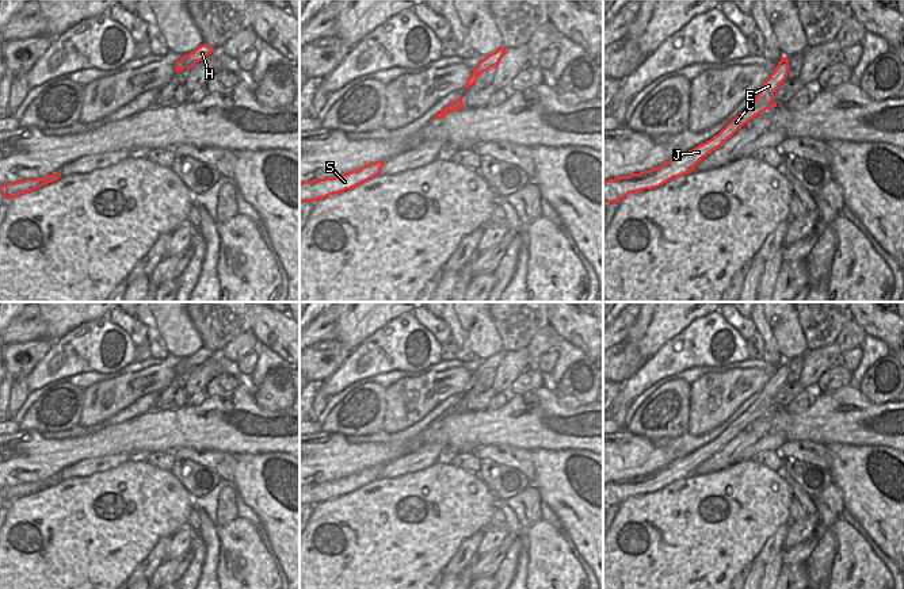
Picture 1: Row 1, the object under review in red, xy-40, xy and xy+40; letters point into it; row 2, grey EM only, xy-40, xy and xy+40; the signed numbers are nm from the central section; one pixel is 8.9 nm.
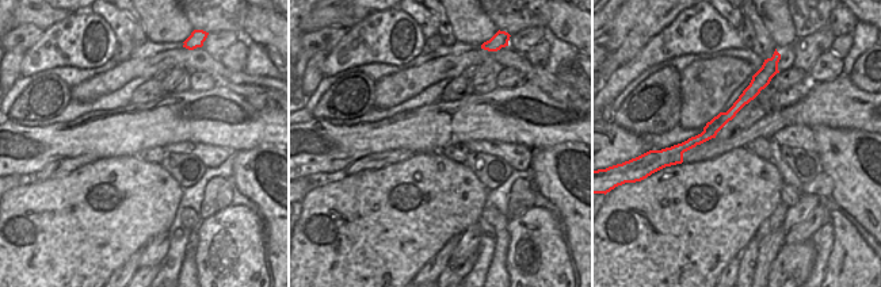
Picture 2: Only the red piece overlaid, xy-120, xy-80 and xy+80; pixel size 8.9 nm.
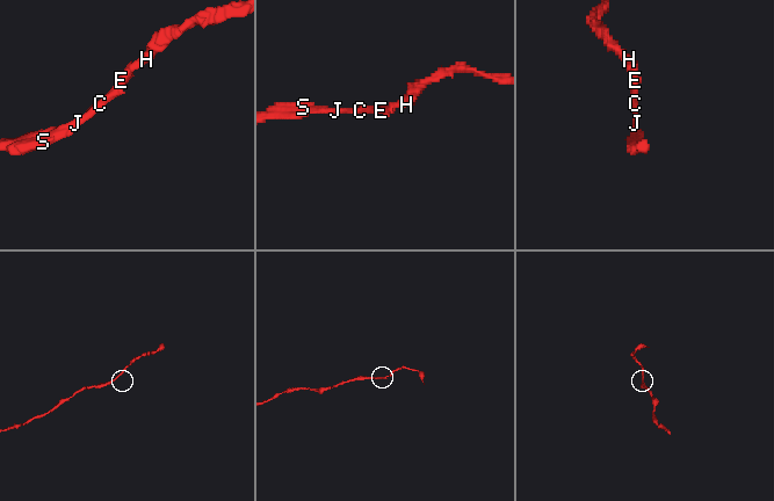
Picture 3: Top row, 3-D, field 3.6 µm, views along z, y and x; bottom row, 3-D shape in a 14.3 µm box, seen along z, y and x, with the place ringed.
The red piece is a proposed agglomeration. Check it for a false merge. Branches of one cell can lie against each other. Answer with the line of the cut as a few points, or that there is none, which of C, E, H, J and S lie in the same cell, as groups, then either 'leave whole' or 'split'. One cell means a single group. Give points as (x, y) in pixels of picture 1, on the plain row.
no cut | C E H J S | leave whole

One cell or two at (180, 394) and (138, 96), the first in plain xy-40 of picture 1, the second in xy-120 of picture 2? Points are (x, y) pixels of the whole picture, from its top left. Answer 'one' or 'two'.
one

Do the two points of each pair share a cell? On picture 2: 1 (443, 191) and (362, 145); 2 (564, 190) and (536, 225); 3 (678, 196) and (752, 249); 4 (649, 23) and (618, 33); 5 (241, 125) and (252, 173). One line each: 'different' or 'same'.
1: different
2: different
3: different
4: same
5: different

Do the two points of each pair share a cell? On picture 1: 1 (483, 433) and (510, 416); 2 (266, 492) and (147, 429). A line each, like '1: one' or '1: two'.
1: one
2: two

